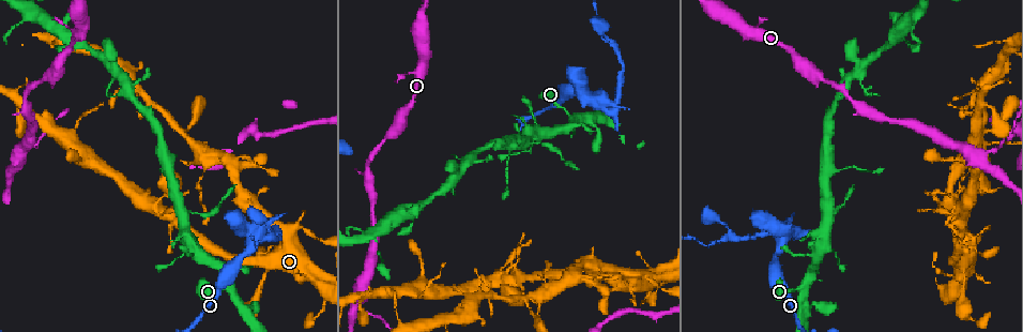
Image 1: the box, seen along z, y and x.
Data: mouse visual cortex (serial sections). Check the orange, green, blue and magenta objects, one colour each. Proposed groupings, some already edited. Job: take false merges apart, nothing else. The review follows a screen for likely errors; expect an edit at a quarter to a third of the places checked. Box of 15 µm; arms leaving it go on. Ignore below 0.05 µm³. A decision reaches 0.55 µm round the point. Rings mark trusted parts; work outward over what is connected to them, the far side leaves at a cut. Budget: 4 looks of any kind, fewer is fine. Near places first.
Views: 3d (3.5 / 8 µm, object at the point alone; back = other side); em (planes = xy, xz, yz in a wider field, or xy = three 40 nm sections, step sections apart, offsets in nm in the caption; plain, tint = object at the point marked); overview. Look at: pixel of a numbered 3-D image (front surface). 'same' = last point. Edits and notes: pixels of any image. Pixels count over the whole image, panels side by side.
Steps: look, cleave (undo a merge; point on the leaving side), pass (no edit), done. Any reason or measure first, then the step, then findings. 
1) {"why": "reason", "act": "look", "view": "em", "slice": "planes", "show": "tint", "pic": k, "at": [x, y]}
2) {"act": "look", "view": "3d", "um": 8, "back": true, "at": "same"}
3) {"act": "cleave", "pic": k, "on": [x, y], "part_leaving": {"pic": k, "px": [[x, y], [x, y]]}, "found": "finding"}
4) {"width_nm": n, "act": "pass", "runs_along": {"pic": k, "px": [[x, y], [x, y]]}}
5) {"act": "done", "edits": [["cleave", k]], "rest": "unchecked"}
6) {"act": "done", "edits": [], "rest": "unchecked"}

{"why": "arms part here", "act": "look", "view": "3d", "um": 3.5, "back": true, "pic": 1, "at": [983, 152]}

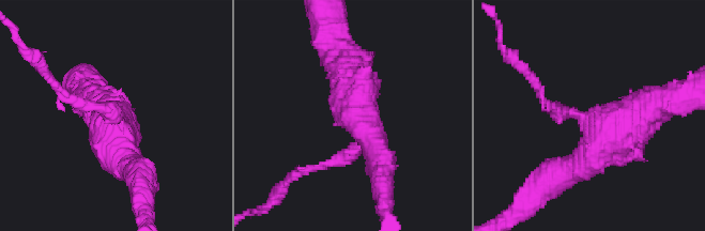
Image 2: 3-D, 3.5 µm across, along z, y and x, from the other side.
{"why": "need the tissue", "act": "look", "view": "em", "slice": "xy", "step": 5, "show": "tint", "pic": 2, "at": [592, 122]}

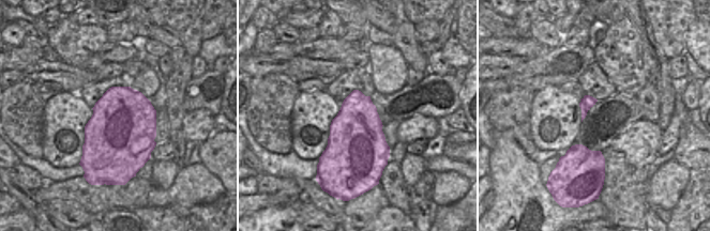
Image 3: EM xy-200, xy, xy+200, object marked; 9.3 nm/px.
{"arms": 3, "act": "cleave", "pic": 2, "on": [332, 163], "part_leaving": {"pic": 2, "px": [[358, 147], [284, 185]]}, "found": "two cells meet here"}

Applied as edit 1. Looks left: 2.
{"why": "see it whole again", "act": "look", "view": "overview"}

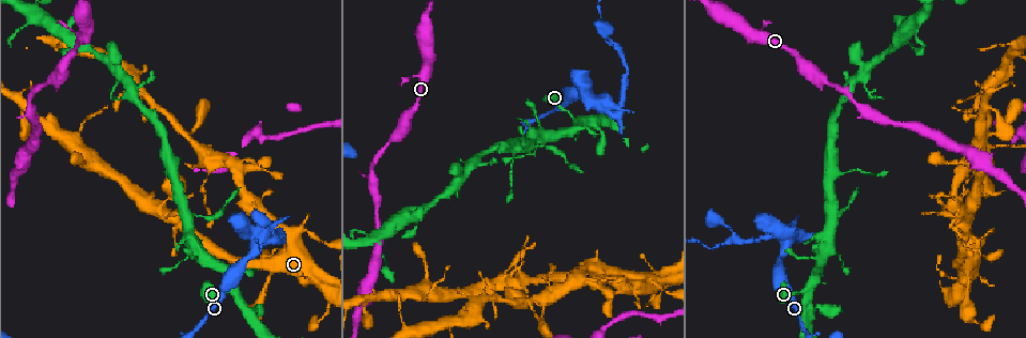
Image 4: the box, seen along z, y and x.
{"why": "thin neck", "act": "look", "view": "3d", "um": 3.5, "pic": 4, "at": [206, 175]}

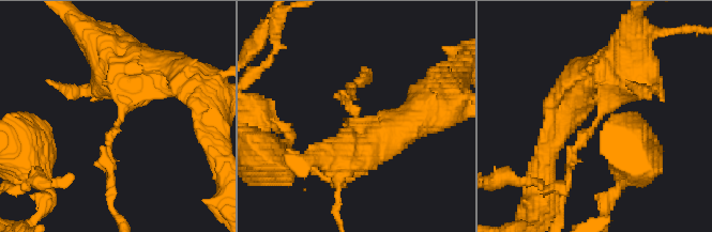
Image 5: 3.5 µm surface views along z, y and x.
{"arm_widths_nm": [150, 500], "act": "pass", "runs_along": {"pic": 5, "px": [[151, 70], [135, 70], [108, 139], [111, 178]]}, "found": "one cell here"}

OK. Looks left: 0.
{"act": "done", "edits": [["cleave", 2]], "rest": "unchecked"}

